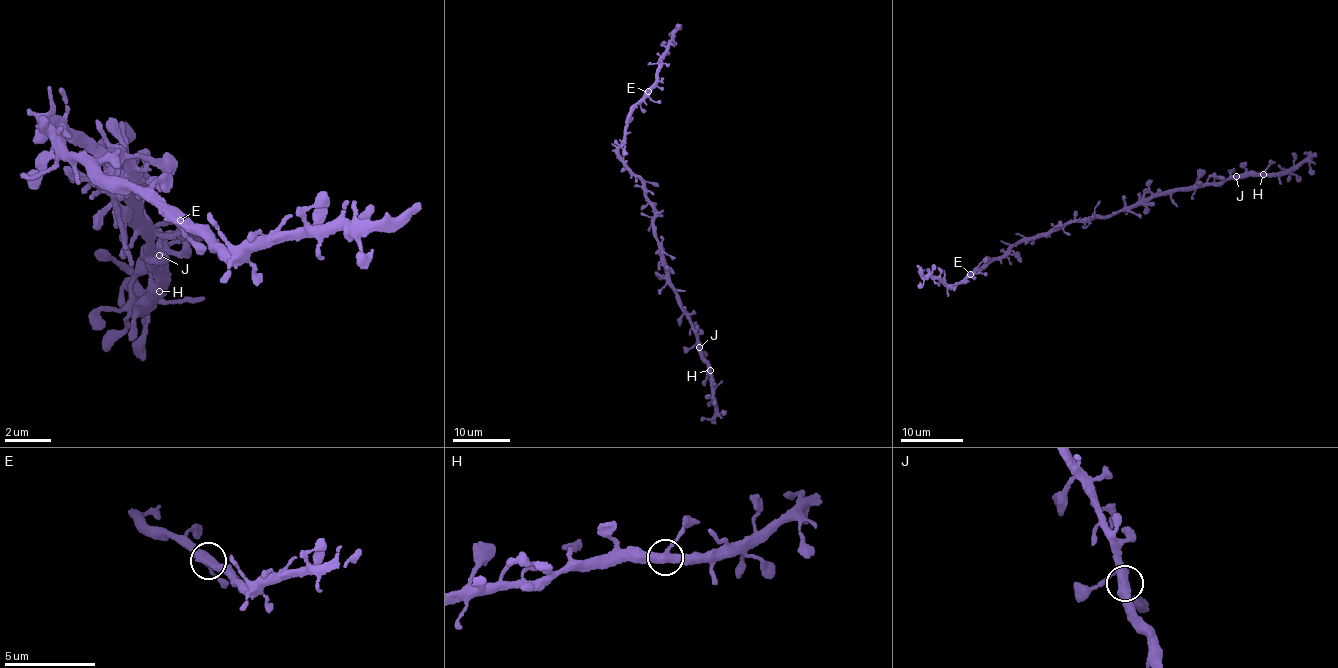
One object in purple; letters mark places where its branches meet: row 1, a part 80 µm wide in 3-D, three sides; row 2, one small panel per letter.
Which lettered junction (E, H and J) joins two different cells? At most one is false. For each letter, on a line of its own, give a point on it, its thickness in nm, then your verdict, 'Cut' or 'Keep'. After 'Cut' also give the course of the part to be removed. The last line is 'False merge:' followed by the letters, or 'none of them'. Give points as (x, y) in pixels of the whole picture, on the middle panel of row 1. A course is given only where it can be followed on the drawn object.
E: Place: (648, 91). Thickness 440 nm. Keep
H: Place: (710, 370). Thickness 400 nm. Keep
J: Place: (699, 347). Thickness 420 nm. Keep
False merge: none of them

